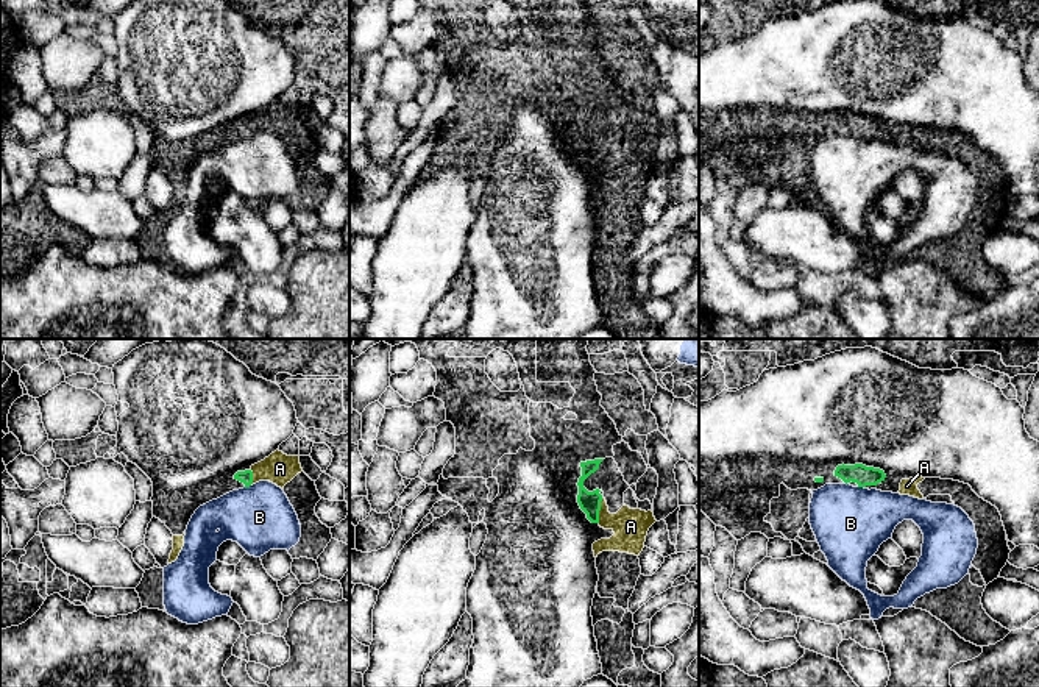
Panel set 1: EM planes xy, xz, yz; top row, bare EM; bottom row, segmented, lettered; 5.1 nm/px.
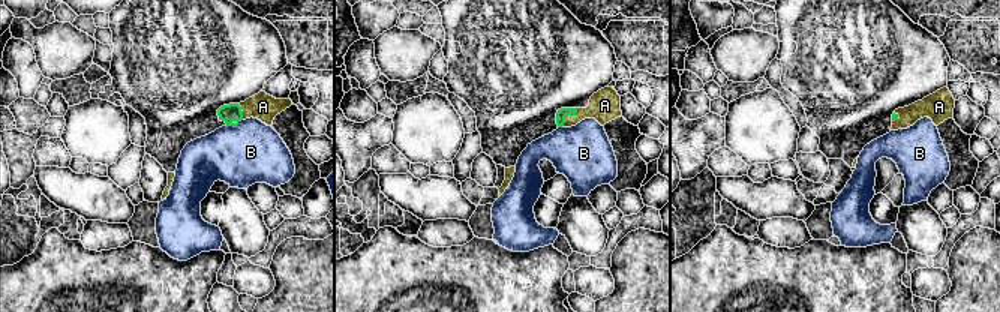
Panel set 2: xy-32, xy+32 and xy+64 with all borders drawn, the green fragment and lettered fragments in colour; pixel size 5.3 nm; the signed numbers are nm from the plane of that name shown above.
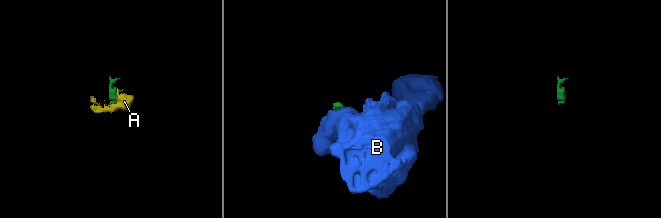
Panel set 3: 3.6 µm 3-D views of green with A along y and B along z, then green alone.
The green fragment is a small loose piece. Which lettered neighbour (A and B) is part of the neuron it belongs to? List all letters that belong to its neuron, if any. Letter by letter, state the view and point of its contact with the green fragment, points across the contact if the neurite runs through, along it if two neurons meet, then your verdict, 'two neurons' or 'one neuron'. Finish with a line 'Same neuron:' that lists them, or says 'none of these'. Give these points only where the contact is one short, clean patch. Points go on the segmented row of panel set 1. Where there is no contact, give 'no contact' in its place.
A: meets green in xz at (599, 509); runs through xz (590, 501), (599, 509), (610, 520), (631, 526); one neuron
B: meets green in xy at (247, 486); border along xy (250, 484), (245, 487); two neurons
Same neuron: A

